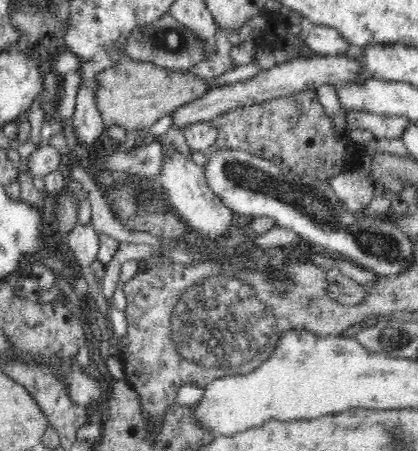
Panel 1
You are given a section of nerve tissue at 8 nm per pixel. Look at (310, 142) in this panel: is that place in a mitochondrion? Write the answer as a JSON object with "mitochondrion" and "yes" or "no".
{"mitochondrion":"no"}

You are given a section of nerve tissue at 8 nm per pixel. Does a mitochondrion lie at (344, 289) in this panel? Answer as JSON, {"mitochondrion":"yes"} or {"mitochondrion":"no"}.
{"mitochondrion":"yes"}

